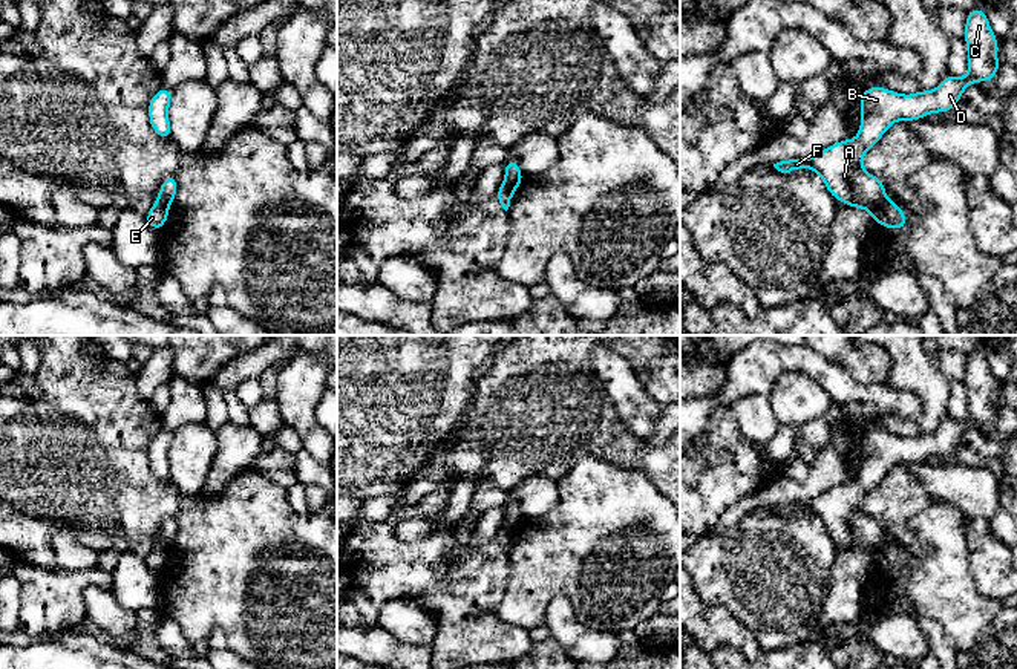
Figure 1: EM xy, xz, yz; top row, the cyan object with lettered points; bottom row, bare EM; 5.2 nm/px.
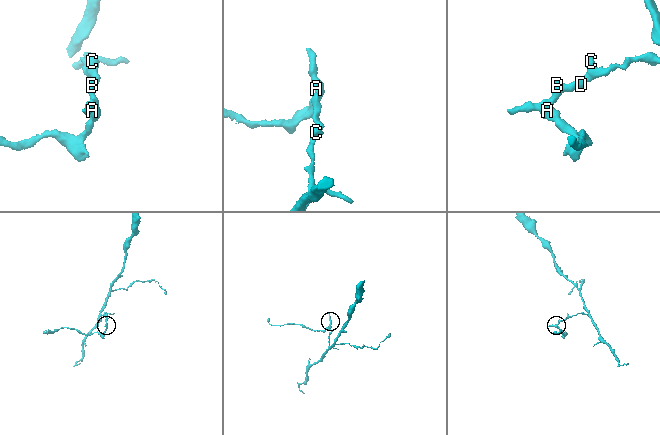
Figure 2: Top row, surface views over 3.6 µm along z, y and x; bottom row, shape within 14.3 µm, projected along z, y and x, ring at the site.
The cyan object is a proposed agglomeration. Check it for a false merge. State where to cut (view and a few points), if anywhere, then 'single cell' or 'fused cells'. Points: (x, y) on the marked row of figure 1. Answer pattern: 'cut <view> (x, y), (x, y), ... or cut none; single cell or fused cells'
cut yz (886, 196), (869, 210); fused cells

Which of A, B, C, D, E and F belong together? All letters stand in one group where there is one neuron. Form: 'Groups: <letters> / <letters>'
Groups: A B C D F / E

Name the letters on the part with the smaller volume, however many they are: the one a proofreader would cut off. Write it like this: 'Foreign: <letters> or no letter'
Foreign: E

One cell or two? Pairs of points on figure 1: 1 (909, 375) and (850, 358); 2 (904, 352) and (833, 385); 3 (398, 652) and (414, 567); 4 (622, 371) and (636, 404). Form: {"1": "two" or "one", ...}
{"1": "two", "2": "two", "3": "two", "4": "one"}

